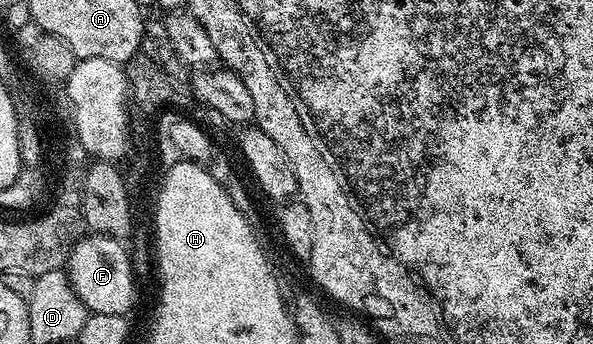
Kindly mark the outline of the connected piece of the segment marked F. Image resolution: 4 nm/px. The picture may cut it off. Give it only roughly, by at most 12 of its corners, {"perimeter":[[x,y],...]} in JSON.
{"perimeter":[[91,232],[65,273],[92,314],[130,315],[137,277],[120,239]]}

